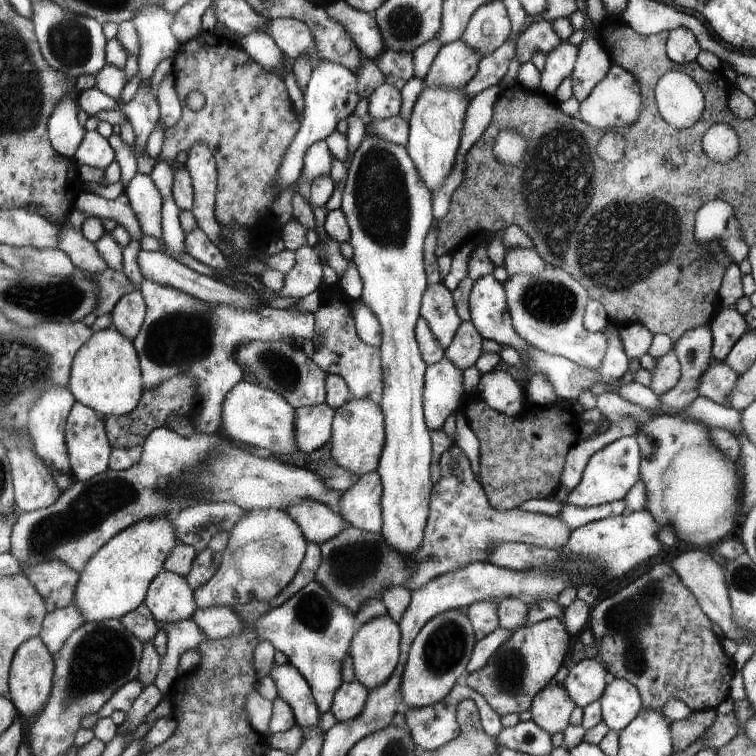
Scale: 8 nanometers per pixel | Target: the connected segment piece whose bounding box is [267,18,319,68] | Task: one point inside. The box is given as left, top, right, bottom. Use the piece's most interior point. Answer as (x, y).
(293, 38)

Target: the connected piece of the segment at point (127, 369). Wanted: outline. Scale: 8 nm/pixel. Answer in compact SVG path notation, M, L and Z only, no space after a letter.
M113 328L93 332L93 338L81 346L71 364L71 378L67 388L87 408L97 410L101 416L125 416L131 414L141 402L143 380L139 354L131 340L121 336Z

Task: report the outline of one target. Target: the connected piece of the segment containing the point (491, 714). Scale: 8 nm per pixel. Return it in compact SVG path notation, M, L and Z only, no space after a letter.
M455 684L455 686L451 688L451 692L449 692L441 702L437 702L437 704L433 704L433 706L425 706L425 708L421 708L421 710L405 710L405 712L403 712L403 714L405 714L405 728L409 730L409 734L411 734L413 742L415 742L415 746L419 746L419 748L423 748L423 750L435 750L435 748L443 746L445 742L457 738L457 736L461 734L461 728L459 728L459 724L457 724L457 706L459 706L461 700L473 700L473 702L477 704L479 714L481 714L481 724L483 724L481 730L485 730L489 736L497 738L497 734L503 730L501 716L485 702L485 698L483 698L479 692L473 692L473 690L467 688L467 686L457 686L457 684Z

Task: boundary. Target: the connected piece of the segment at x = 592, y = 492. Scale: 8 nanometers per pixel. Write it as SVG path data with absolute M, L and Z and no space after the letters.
M625 436L625 438L619 438L611 444L607 444L605 448L597 450L589 458L589 462L583 470L581 482L571 490L567 502L563 502L563 504L591 508L591 506L601 506L607 502L623 500L625 494L629 492L629 488L635 486L635 482L641 478L639 476L639 464L641 464L641 450L637 444L637 436Z

